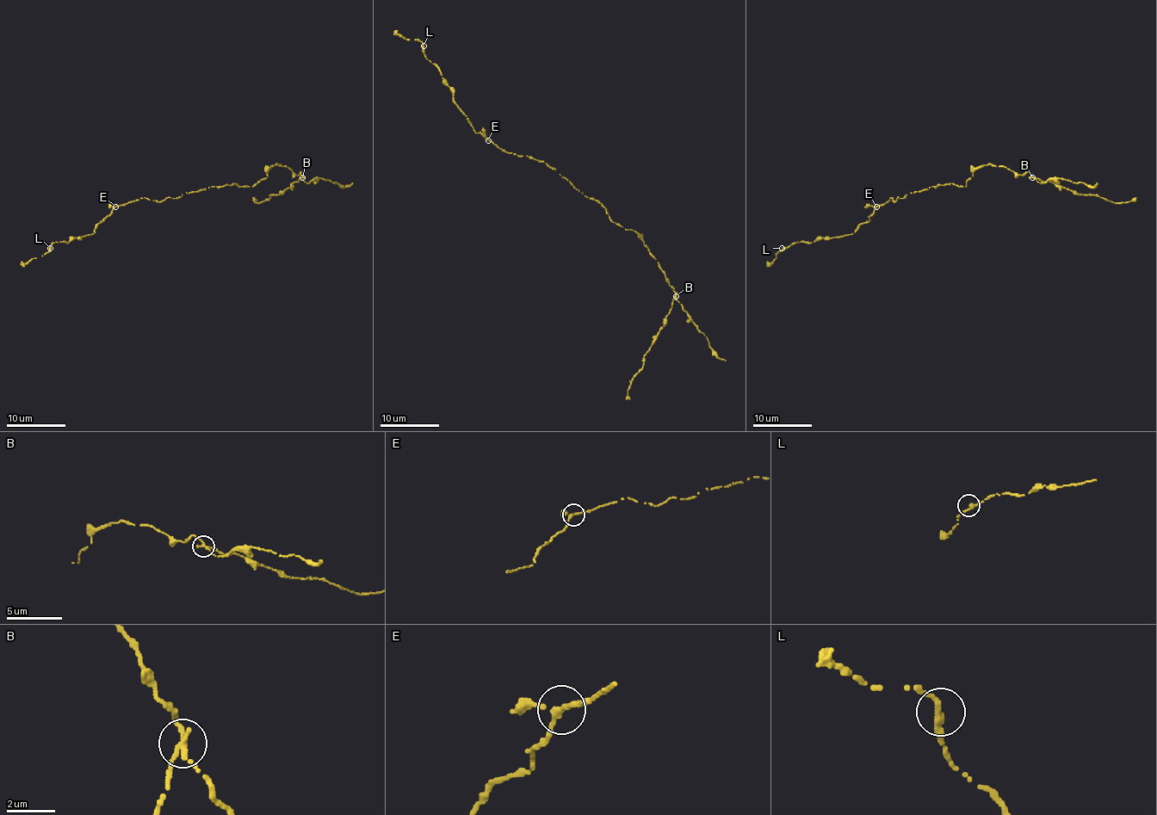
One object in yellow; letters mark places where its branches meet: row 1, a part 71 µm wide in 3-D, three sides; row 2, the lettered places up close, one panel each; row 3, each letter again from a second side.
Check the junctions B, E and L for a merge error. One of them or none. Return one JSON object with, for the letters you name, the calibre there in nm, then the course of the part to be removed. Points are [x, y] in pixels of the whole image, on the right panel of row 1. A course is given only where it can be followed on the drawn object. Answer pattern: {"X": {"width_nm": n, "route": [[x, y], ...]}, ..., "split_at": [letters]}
{"B": {"width_nm": 200, "route": [[1033, 177], [1077, 194], [1116, 202], [1129, 202], [1136, 198]]}, "split_at": ["B"]}

